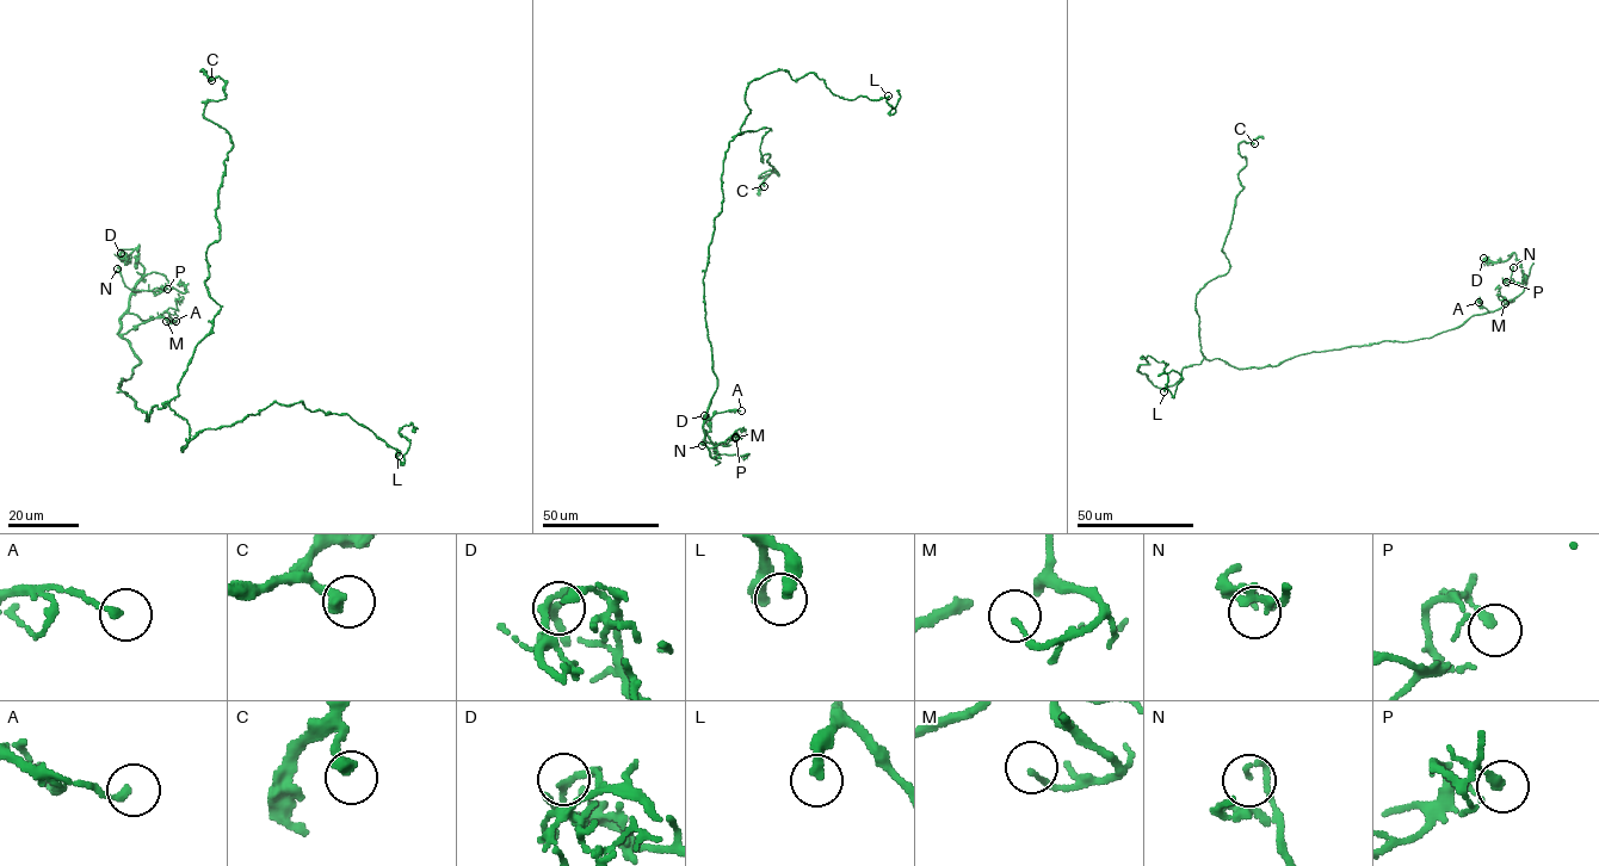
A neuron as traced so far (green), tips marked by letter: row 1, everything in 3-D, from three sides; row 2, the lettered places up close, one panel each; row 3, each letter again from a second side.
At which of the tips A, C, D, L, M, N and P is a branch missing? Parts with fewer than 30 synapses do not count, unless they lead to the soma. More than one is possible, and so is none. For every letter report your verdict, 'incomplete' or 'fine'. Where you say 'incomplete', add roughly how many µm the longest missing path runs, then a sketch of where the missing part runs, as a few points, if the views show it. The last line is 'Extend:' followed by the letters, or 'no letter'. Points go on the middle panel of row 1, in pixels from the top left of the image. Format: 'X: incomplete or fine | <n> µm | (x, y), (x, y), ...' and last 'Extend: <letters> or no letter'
A: fine
C: fine
D: fine
L: fine
M: fine
N: fine
P: fine
Extend: no letter

